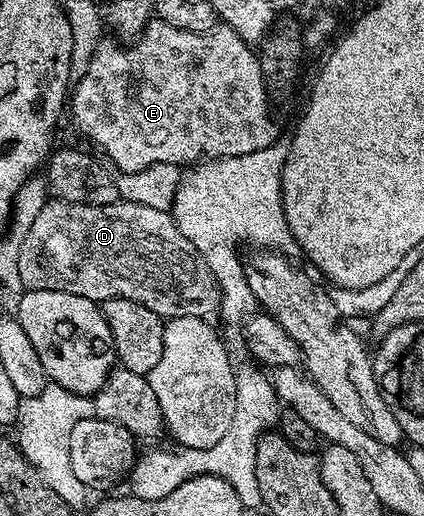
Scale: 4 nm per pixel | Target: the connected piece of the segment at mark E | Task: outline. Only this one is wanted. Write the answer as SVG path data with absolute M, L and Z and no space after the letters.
M153 18L148 21L139 35L126 48L120 48L115 41L109 38L102 39L95 54L91 54L91 62L84 72L76 77L71 88L71 112L73 108L73 124L94 144L101 148L106 156L104 159L118 173L135 172L147 169L155 163L173 163L178 166L192 166L202 158L216 158L218 156L238 156L239 154L255 154L255 150L263 150L279 139L277 124L269 117L269 104L271 97L265 86L265 79L261 73L261 61L258 53L253 52L250 45L233 28L218 26L210 32L192 32L179 30L175 26L167 26L167 22Z

